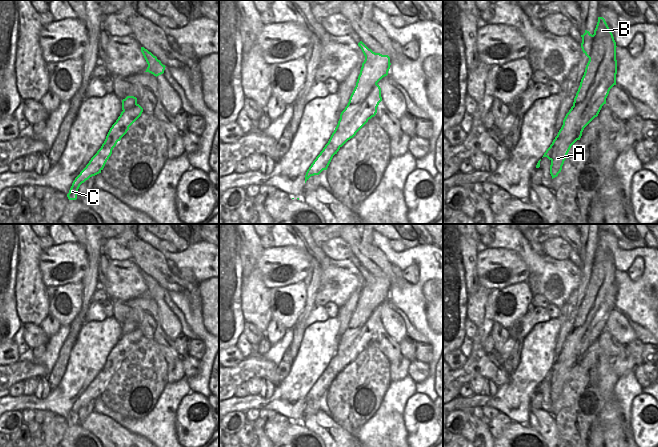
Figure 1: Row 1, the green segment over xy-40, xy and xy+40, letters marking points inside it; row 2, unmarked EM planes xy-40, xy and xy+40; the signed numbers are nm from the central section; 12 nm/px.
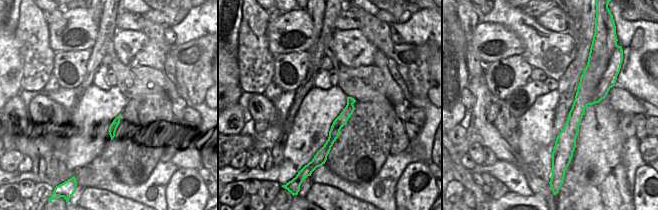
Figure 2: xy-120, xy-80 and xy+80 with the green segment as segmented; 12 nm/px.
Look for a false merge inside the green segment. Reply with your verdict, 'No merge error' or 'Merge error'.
Merge error.

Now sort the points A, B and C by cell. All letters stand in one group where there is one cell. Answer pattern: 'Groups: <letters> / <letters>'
Groups: A B / C.

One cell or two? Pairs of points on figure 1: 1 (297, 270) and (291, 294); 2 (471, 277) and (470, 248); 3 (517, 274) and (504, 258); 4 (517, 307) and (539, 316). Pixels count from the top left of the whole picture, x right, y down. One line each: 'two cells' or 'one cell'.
1: two cells
2: one cell
3: one cell
4: two cells

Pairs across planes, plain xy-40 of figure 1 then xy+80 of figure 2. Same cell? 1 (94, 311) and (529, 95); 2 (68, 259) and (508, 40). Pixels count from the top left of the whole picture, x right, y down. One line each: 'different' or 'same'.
1: same
2: same

